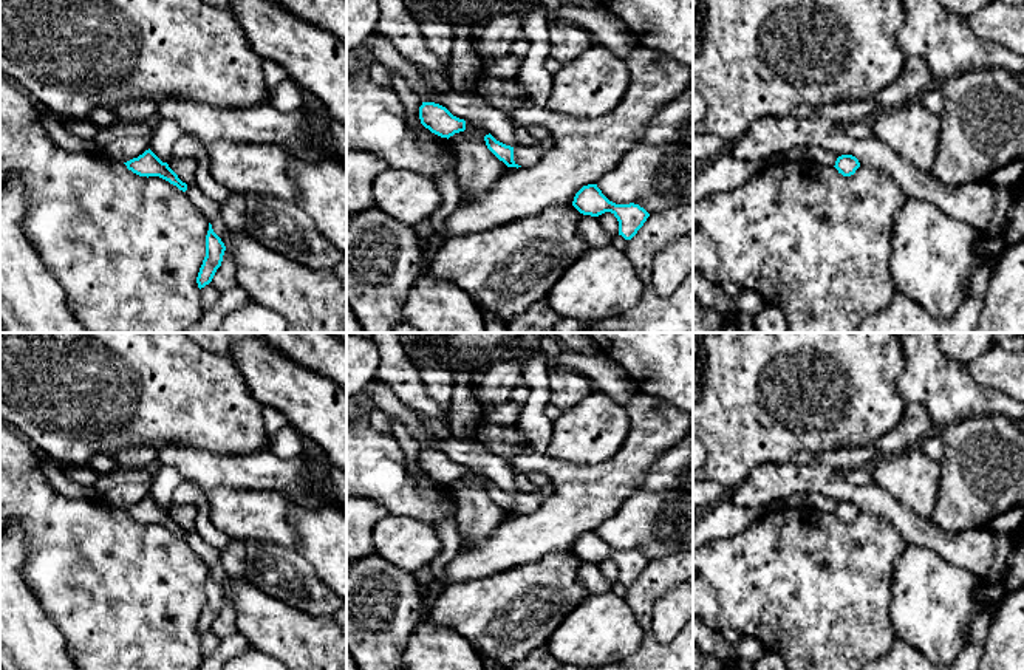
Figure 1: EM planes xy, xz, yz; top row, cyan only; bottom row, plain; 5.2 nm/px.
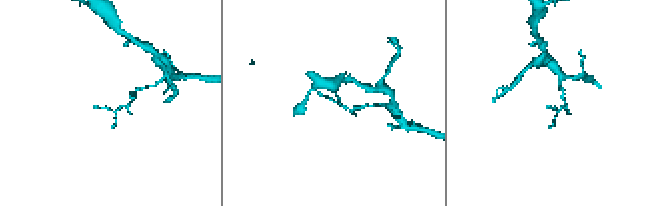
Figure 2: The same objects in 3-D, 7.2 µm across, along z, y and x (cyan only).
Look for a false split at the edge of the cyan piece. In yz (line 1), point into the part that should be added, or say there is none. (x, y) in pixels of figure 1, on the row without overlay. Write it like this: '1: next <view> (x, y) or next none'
1: next none

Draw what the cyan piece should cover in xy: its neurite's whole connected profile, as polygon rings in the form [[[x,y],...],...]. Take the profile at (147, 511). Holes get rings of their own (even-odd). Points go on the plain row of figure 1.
[[[150,495],[145,497],[138,504],[133,504],[124,509],[128,517],[139,523],[159,523],[170,531],[176,532],[179,537],[186,538],[187,531],[183,529],[178,521],[169,514],[167,509],[162,509]]]

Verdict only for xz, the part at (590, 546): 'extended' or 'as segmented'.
as segmented

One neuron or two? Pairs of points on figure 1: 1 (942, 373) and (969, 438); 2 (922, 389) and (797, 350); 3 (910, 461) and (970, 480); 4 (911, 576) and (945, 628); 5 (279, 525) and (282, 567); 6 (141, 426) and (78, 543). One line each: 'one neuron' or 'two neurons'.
1: two neurons
2: two neurons
3: two neurons
4: one neuron
5: two neurons
6: two neurons

